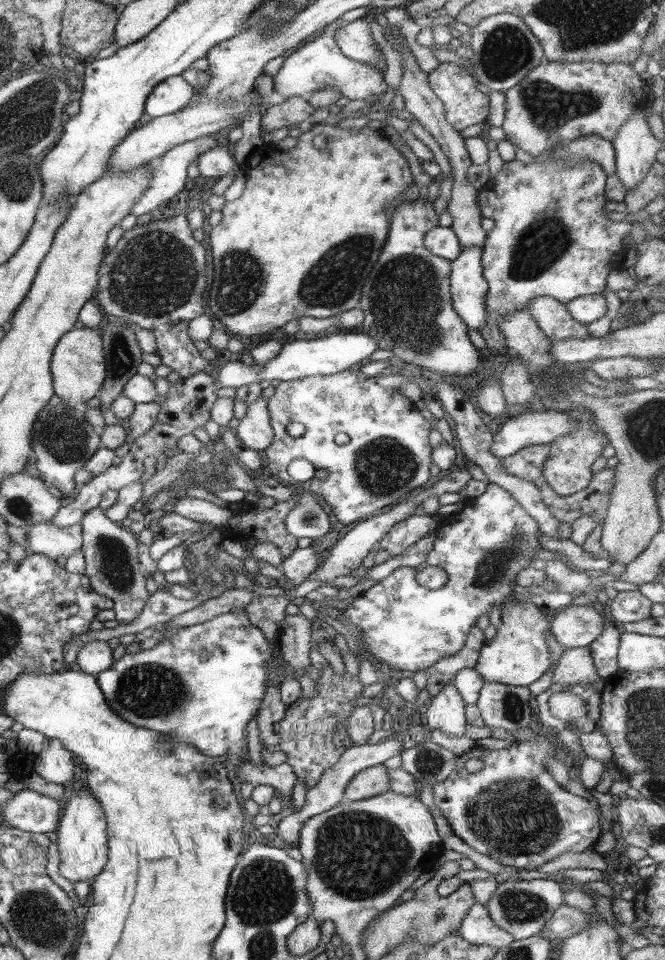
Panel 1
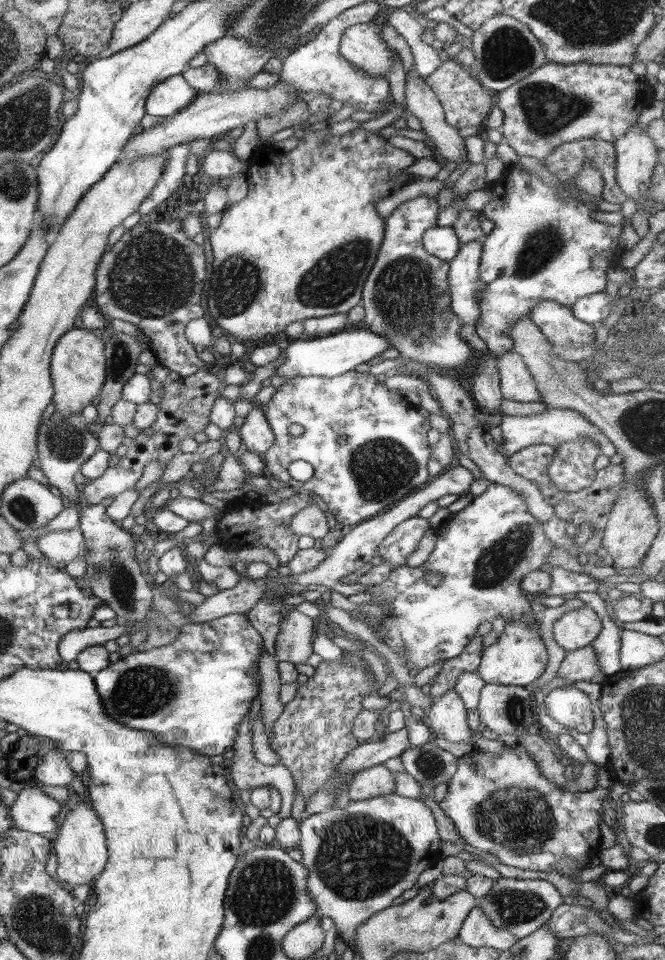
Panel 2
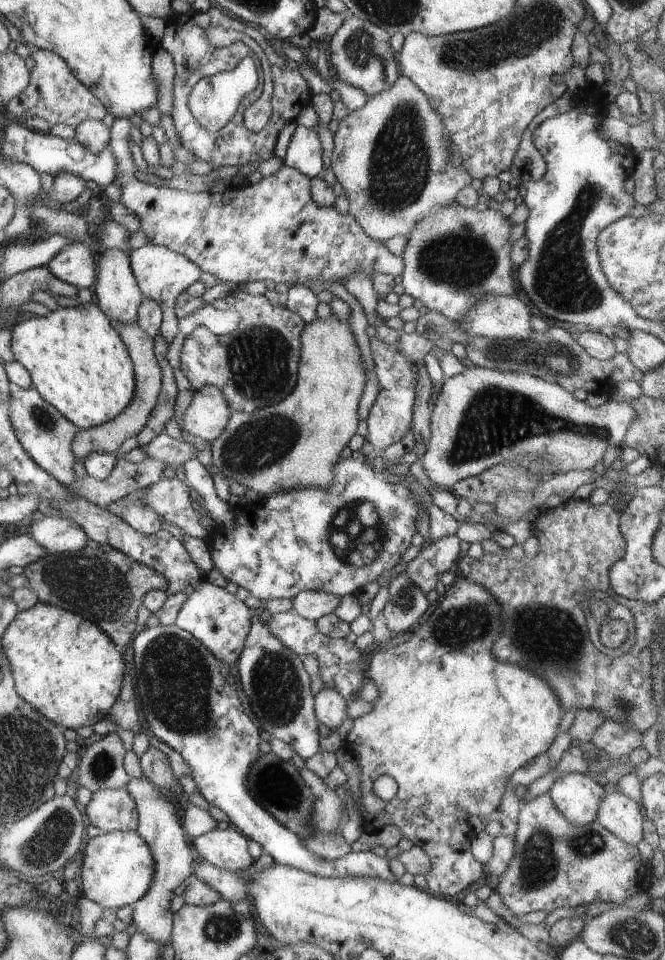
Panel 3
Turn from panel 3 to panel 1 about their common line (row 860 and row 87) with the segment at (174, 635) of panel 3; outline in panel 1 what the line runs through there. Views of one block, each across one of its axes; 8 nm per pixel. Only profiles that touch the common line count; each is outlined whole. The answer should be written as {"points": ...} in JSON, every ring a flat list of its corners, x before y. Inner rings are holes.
{"points":[[366,6,366,8,358,8,342,14,328,28,308,39,299,48,287,53,282,68,276,76,272,77,274,92,287,99,290,97,308,98,309,94,316,93,316,91,338,89,342,93,344,102,370,100,370,98,378,97,378,95,384,95,388,90,383,78,384,74,344,59,340,48,336,44,336,38,334,38,336,29,359,19,370,19,375,11,377,11,377,8]]}

